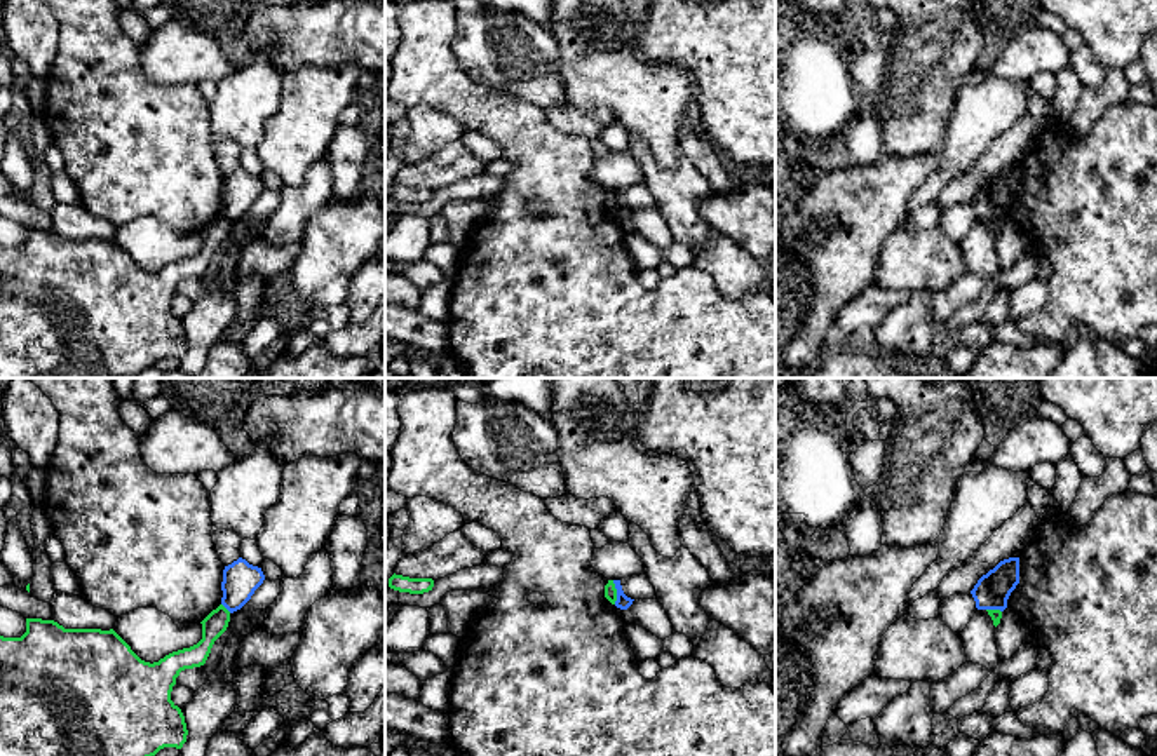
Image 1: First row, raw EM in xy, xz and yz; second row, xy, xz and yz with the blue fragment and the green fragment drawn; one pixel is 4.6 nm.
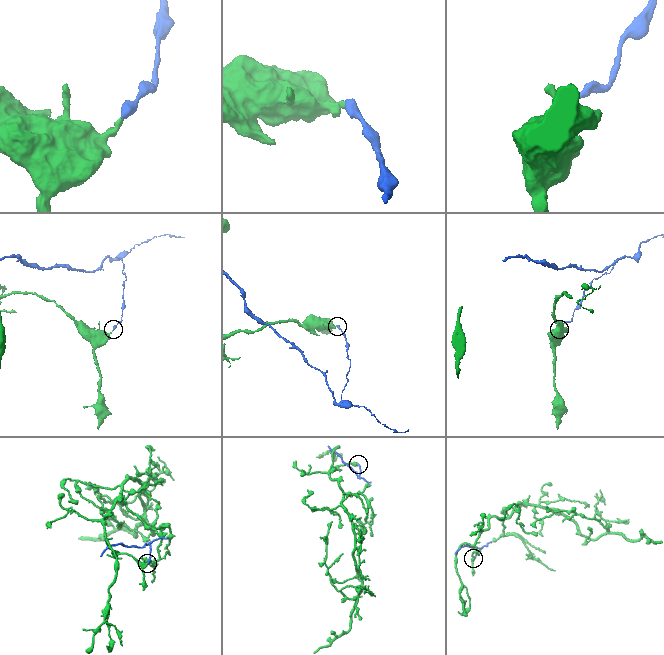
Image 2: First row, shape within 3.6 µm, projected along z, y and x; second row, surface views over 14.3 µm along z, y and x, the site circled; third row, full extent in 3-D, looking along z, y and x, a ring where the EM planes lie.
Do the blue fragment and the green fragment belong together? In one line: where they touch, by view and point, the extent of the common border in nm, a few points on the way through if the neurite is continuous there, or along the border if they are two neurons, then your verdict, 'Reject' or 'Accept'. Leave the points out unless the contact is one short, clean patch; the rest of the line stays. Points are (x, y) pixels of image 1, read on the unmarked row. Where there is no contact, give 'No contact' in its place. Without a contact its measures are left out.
Touches blue at xz (617, 202). Shared border 110 nm. Boundary: xz (612, 190), (615, 213). Reject

